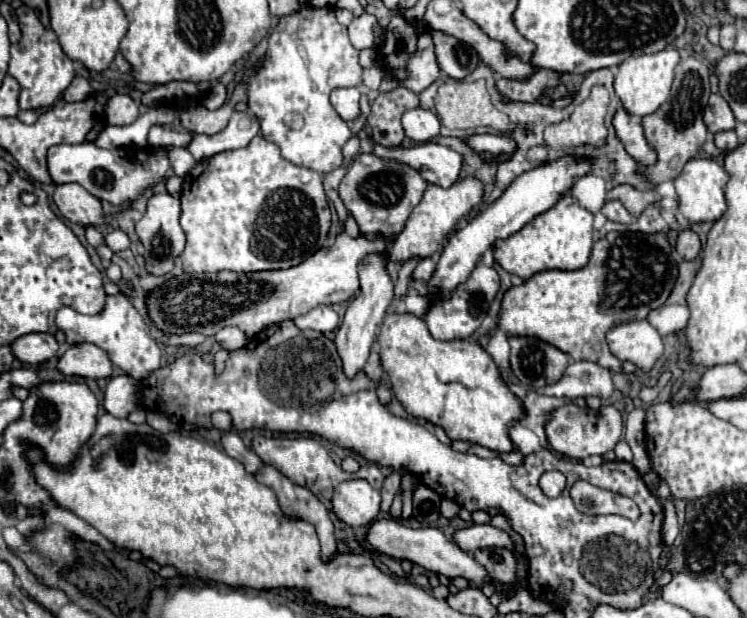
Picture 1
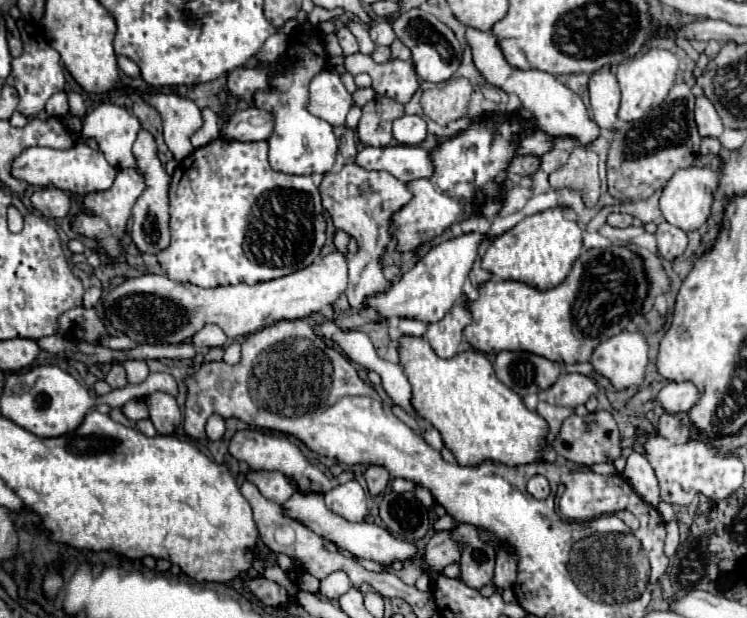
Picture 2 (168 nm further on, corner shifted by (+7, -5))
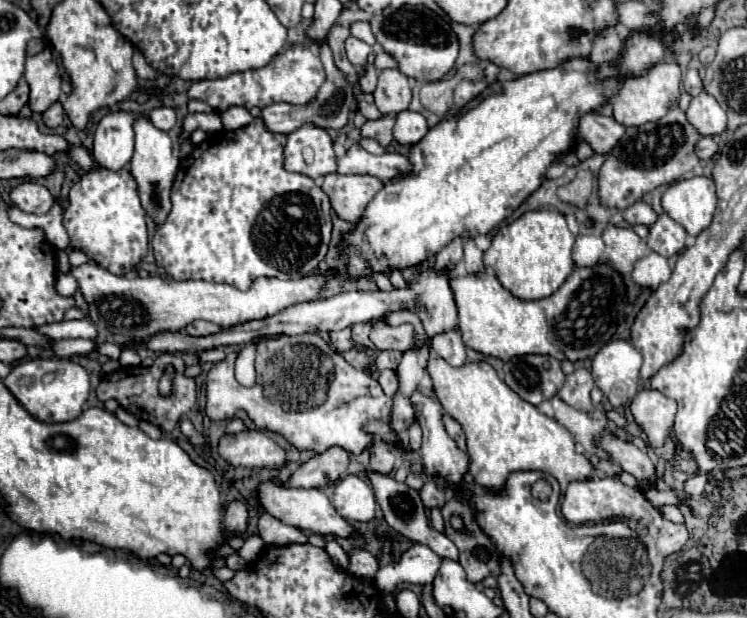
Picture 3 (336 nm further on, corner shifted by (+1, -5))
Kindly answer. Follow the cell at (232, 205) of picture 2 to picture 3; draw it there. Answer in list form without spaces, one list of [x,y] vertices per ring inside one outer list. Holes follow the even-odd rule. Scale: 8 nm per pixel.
[[[257,117],[237,131],[211,133],[181,161],[171,191],[173,209],[151,241],[155,261],[173,279],[203,279],[245,291],[251,287],[249,277],[299,279],[323,261],[331,241],[329,197],[311,177],[283,169],[285,141],[285,135],[269,133]]]

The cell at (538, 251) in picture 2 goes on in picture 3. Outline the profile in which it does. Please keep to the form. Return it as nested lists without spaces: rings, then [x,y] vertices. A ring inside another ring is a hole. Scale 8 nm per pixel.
[[[549,209],[529,211],[517,221],[499,229],[499,233],[493,237],[491,247],[483,255],[483,263],[495,269],[501,285],[515,297],[535,301],[555,293],[559,285],[563,285],[563,281],[571,275],[575,267],[571,257],[573,245],[575,235],[569,231],[567,221],[561,213]]]

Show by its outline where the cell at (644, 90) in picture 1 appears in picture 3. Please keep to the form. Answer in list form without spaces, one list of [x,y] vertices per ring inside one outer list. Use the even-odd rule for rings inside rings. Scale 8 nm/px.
[[[663,61],[647,69],[645,75],[631,75],[623,81],[619,93],[615,95],[613,103],[613,117],[625,127],[639,127],[649,121],[659,121],[669,107],[677,101],[681,89],[681,67],[675,61]]]

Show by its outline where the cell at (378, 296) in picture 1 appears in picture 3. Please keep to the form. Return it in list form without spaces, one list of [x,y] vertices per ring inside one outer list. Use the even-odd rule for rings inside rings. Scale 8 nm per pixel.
[[[329,173],[321,189],[329,195],[337,217],[349,223],[359,223],[367,203],[379,193],[383,183],[371,175],[341,175]]]

